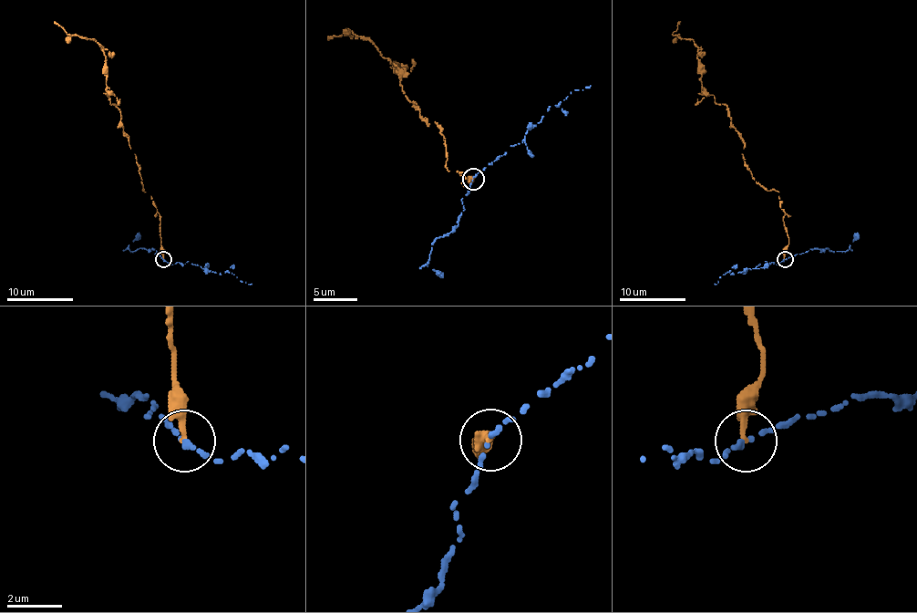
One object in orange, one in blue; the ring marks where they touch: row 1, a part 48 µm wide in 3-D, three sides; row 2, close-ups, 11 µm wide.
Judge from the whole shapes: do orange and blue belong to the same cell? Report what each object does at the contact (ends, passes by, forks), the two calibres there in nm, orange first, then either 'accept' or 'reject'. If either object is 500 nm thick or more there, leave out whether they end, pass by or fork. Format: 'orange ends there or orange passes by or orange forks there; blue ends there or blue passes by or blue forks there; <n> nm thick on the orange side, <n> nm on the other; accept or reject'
orange ends there; blue ends there; 200 nm thick on the orange side, 220 nm on the other; reject

